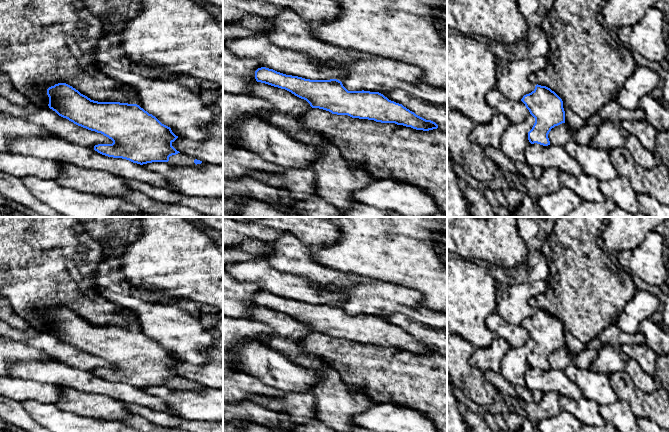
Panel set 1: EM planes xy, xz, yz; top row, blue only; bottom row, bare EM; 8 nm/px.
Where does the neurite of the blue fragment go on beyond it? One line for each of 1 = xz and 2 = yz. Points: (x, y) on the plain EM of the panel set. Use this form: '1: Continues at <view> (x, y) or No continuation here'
1: No continuation here
2: No continuation here

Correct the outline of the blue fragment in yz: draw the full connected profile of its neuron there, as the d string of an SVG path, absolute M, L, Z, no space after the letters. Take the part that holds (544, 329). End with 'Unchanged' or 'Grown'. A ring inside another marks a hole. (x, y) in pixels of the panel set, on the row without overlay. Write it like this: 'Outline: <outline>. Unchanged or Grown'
Outline: M536 309L535 313L523 320L521 325L535 342L528 356L531 368L550 369L548 358L552 352L565 347L565 335L562 323L550 312Z. Unchanged

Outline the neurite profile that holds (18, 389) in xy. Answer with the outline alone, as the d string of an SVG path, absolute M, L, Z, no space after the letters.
M11 375L0 376L0 395L19 403L32 400L55 405L61 398L61 387Z

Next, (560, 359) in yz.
M562 347L551 353L548 362L551 369L564 371L567 367L575 365L581 369L590 369L593 361L597 357L597 350L585 348L576 355L572 355L569 350Z

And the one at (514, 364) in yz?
M530 338L519 347L510 347L501 360L501 375L513 386L526 387L525 374L530 368L528 356L532 353L535 342Z

